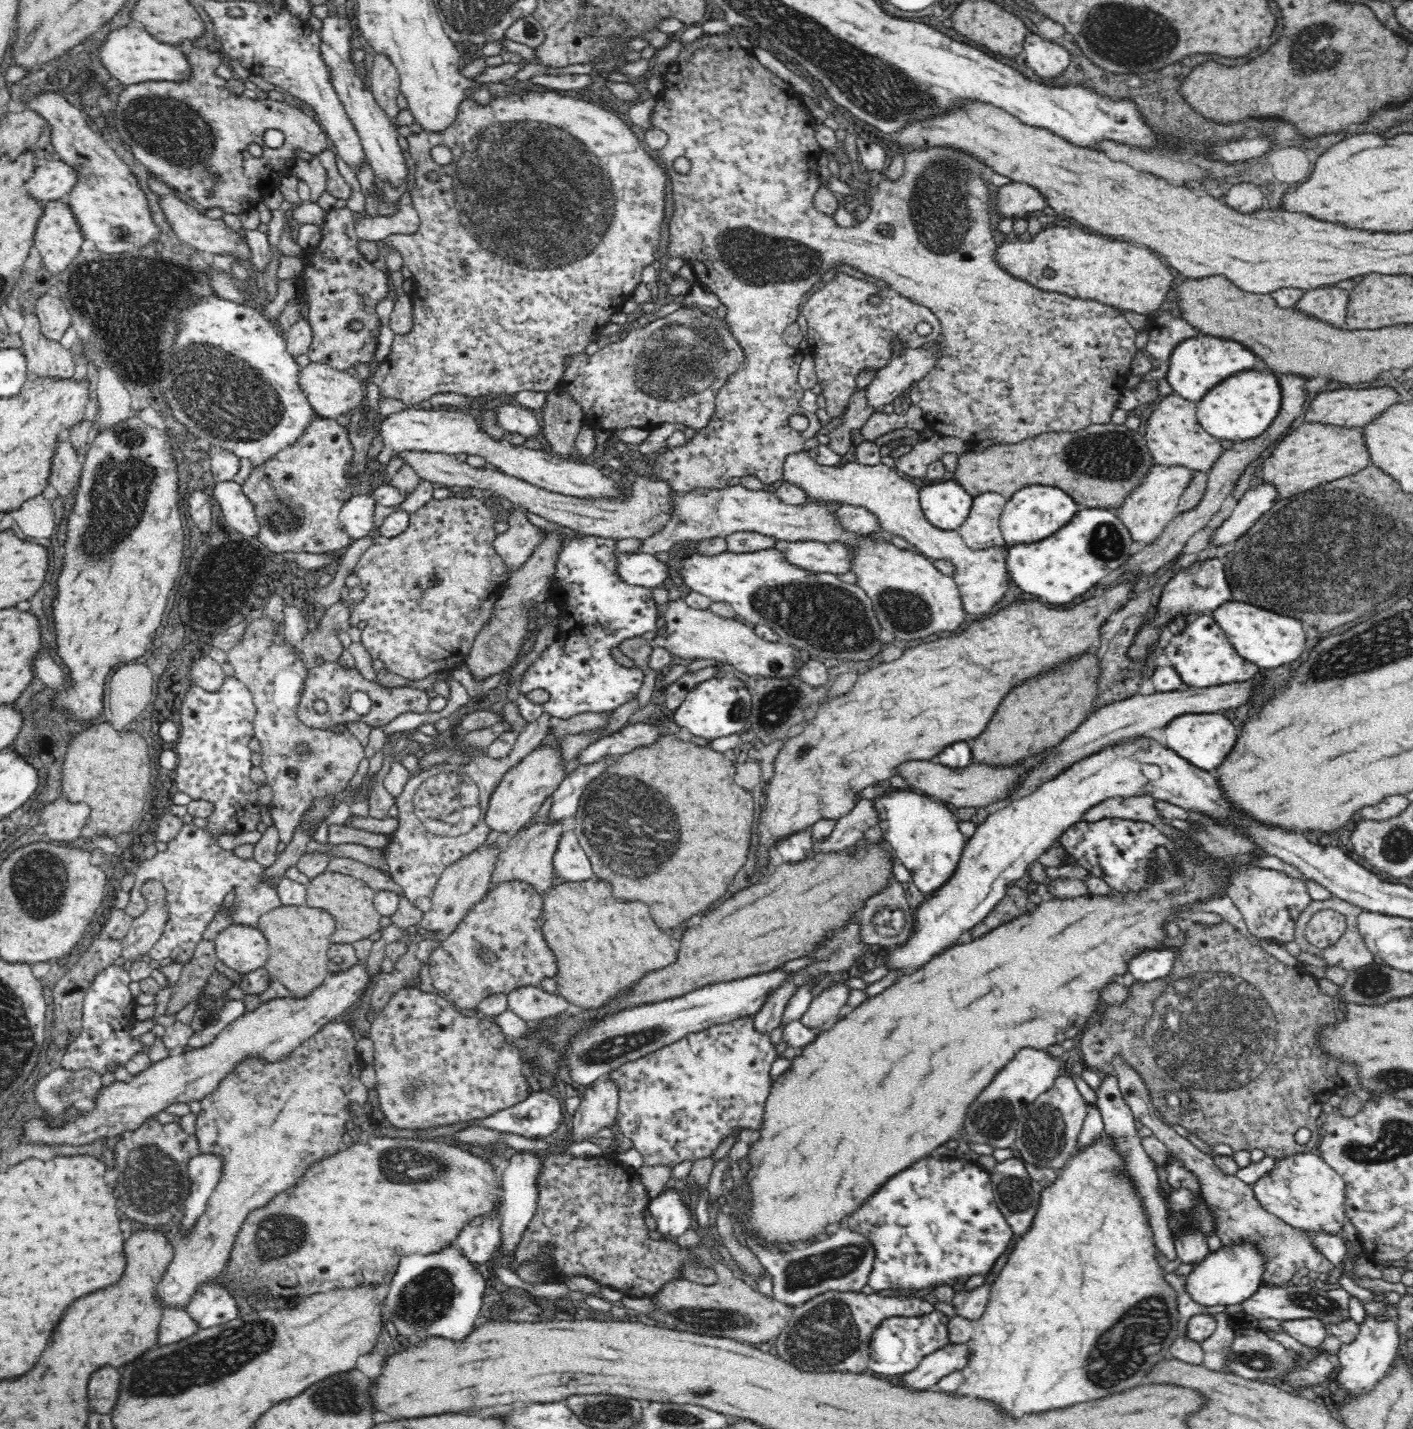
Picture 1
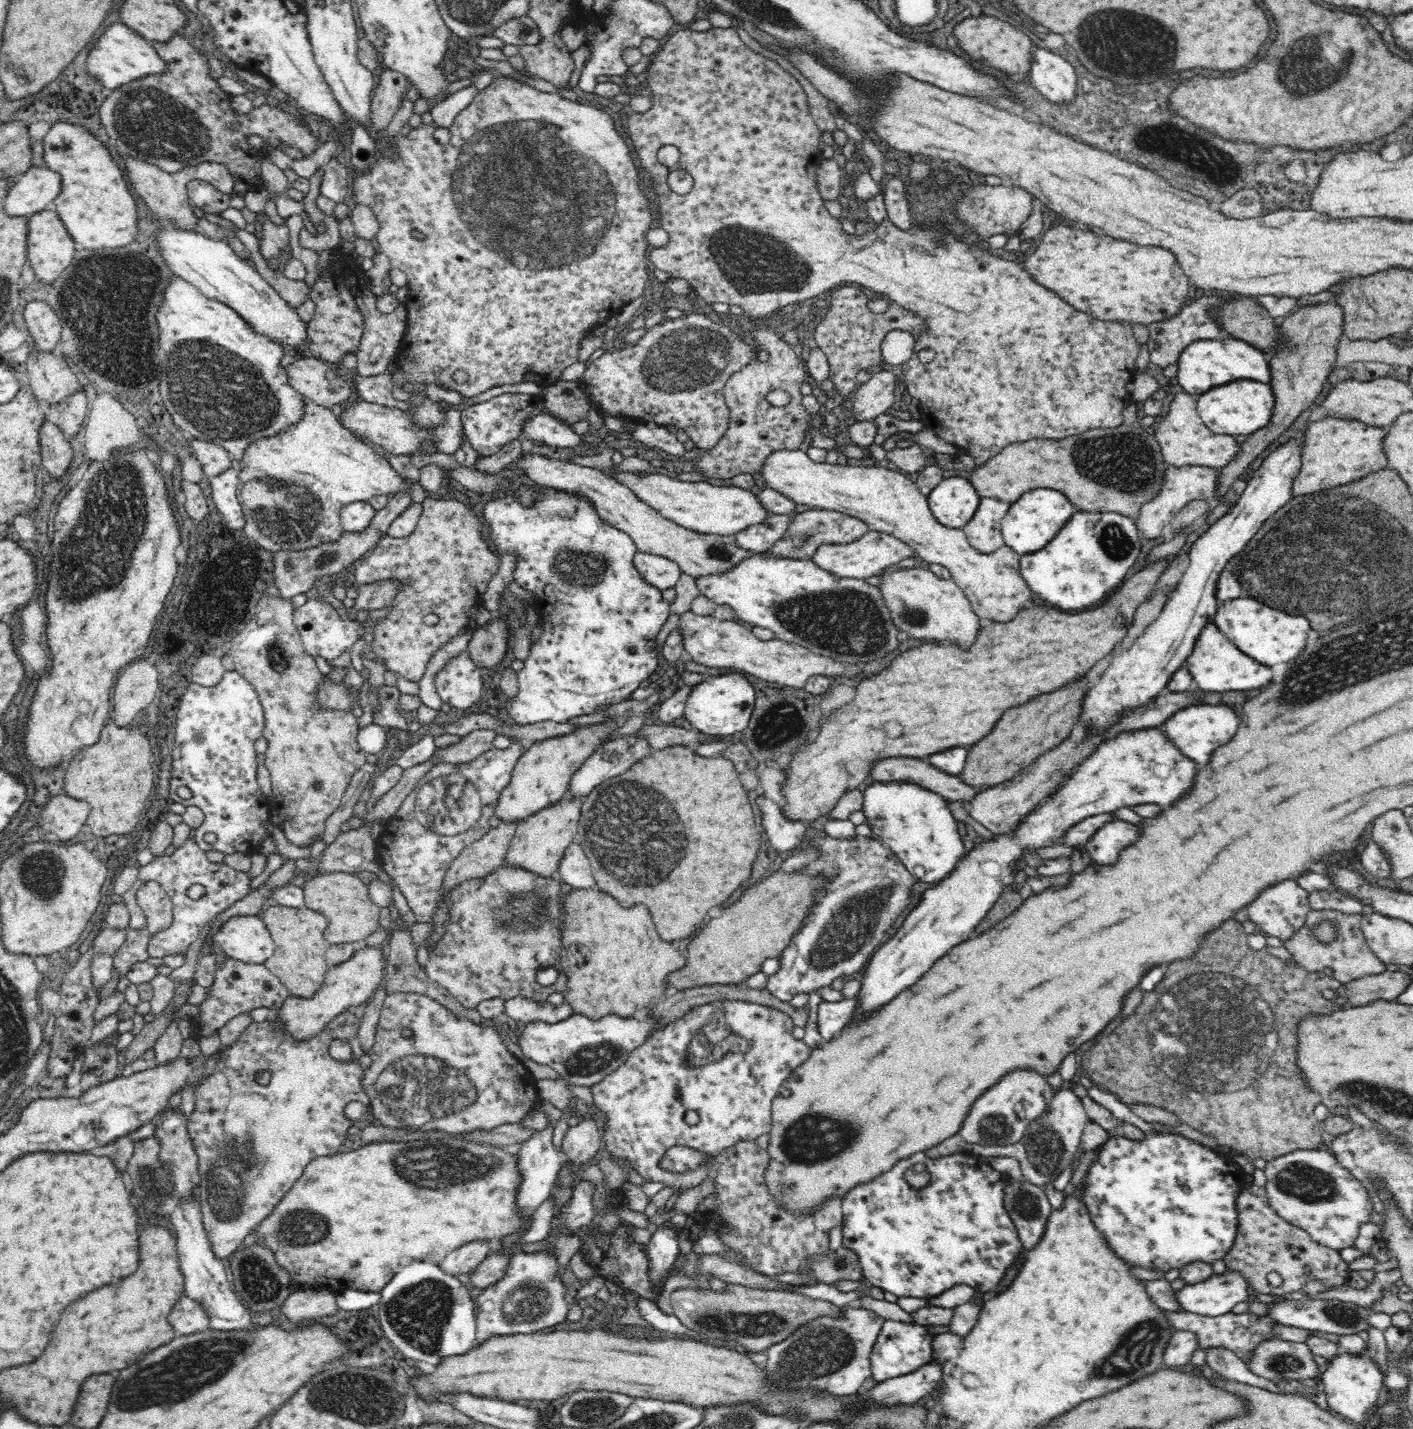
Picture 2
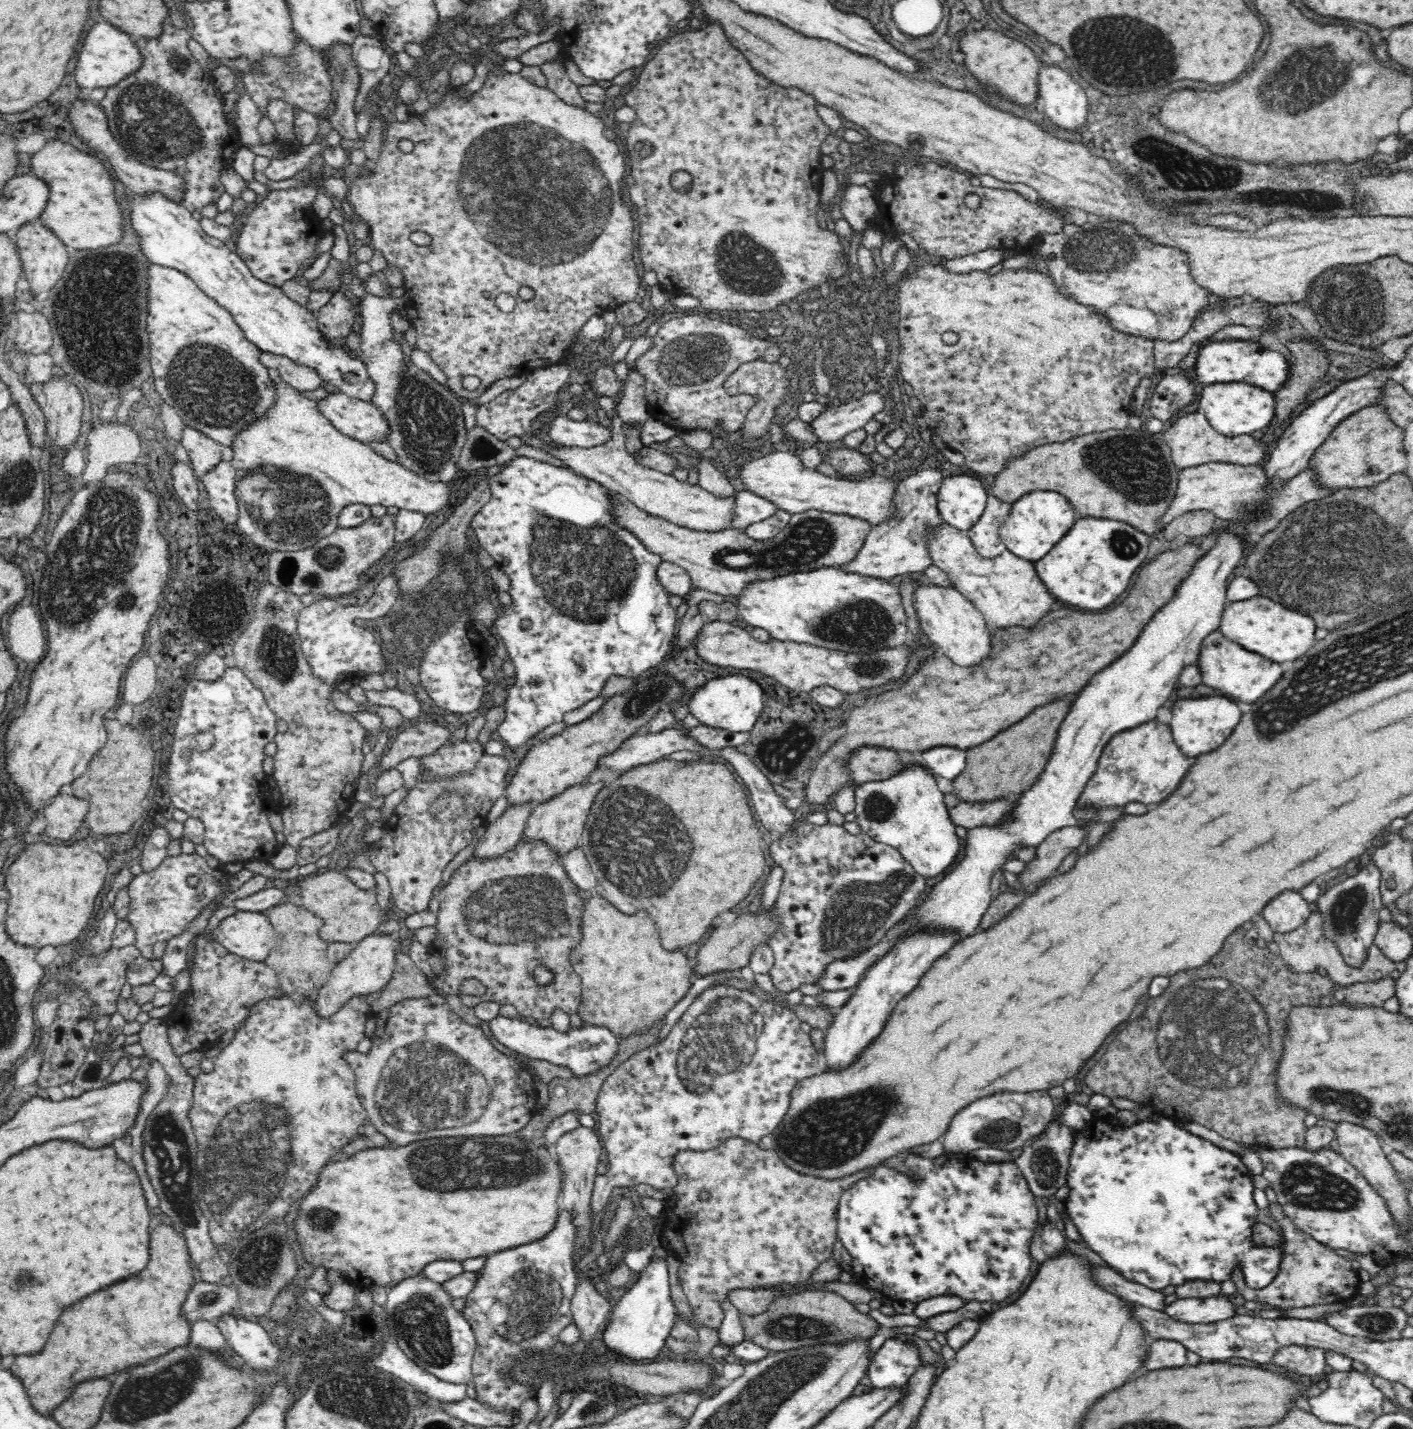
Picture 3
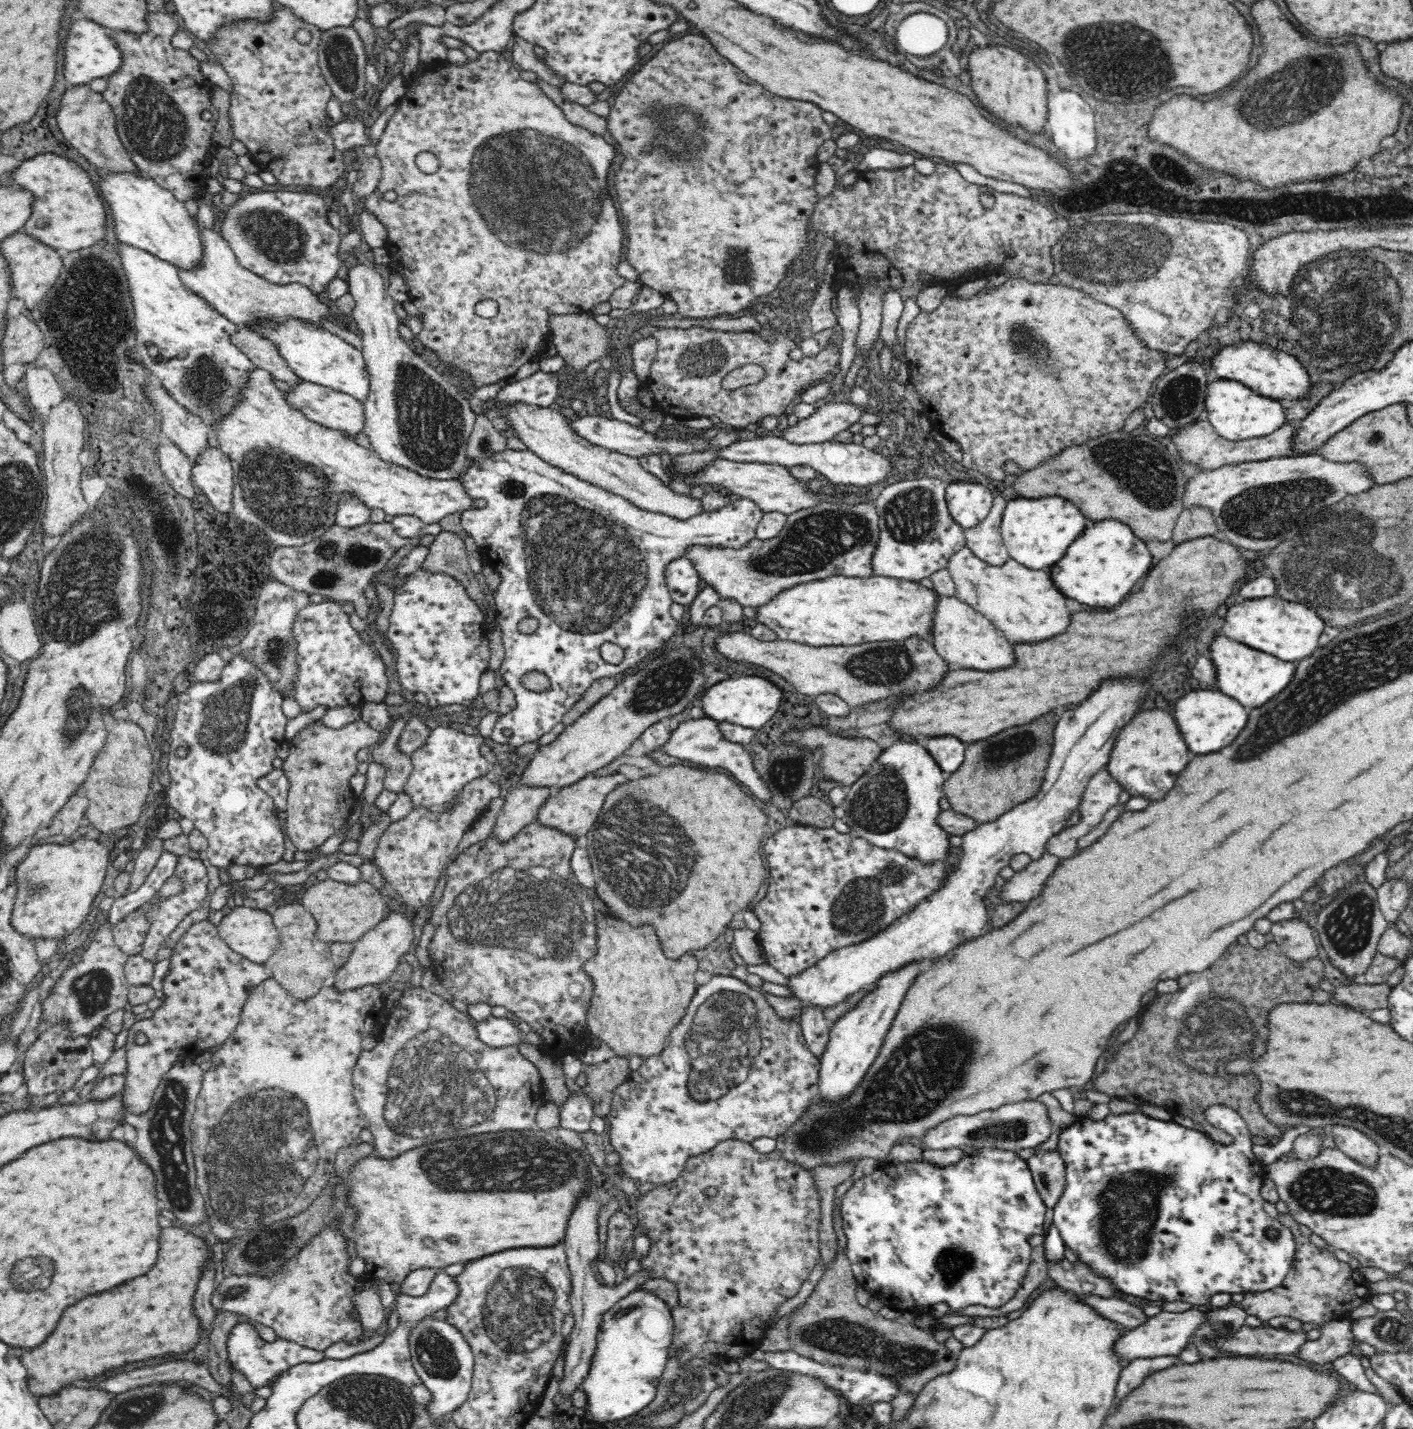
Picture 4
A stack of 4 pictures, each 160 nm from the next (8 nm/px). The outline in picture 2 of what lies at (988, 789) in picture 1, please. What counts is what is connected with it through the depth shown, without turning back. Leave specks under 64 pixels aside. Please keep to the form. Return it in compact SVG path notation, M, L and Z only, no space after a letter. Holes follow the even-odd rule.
M914 758L882 760L874 764L869 778L873 782L901 781L917 784L920 788L938 793L949 802L965 802L965 804L972 802L984 789L980 785L966 784L962 776L938 770L932 764Z

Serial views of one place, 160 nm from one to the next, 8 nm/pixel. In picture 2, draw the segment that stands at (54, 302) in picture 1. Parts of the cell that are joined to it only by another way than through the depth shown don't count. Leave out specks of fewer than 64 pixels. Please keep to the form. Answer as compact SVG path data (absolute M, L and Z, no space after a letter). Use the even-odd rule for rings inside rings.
M34 300L25 306L24 320L30 338L44 351L57 351L62 338L62 320L46 300Z

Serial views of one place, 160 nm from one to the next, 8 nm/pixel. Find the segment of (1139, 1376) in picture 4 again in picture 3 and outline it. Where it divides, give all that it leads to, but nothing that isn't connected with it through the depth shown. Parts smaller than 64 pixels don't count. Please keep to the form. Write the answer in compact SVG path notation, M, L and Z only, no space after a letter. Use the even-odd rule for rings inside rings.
M1156 1339L1150 1346L1150 1354L1143 1370L1160 1370L1187 1366L1188 1349L1178 1341Z

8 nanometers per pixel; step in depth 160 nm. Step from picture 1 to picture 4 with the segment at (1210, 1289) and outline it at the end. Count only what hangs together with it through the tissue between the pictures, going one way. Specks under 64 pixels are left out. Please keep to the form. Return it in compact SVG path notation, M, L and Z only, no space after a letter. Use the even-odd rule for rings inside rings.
M1193 1306L1182 1312L1160 1311L1155 1316L1152 1316L1138 1328L1134 1330L1126 1330L1122 1334L1121 1340L1117 1342L1118 1355L1125 1360L1126 1363L1132 1359L1142 1357L1150 1358L1160 1355L1174 1354L1178 1355L1184 1348L1184 1345L1190 1340L1194 1332L1198 1332L1198 1328L1202 1324L1208 1322L1208 1307Z

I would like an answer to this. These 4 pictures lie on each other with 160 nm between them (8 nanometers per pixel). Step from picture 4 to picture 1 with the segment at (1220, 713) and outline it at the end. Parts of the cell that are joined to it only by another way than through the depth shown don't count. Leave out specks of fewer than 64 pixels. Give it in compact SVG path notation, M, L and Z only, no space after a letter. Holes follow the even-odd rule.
M1184 714L1180 718L1174 718L1165 727L1152 730L1149 735L1152 741L1160 743L1202 770L1218 768L1236 744L1234 724L1218 714Z

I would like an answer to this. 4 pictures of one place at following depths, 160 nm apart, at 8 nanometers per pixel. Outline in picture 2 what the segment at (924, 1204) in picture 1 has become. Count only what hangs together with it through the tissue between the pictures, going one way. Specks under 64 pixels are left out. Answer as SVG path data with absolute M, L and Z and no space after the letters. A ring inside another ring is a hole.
M966 1152L941 1158L928 1158L919 1153L902 1160L888 1174L870 1184L854 1188L841 1199L843 1212L842 1245L860 1255L860 1265L866 1280L897 1297L930 1298L950 1290L954 1285L969 1284L980 1293L996 1290L1006 1270L1024 1250L1018 1231L1004 1208L1003 1175L983 1159ZM915 1164L924 1164L930 1181L923 1188L914 1188L906 1181L904 1172Z

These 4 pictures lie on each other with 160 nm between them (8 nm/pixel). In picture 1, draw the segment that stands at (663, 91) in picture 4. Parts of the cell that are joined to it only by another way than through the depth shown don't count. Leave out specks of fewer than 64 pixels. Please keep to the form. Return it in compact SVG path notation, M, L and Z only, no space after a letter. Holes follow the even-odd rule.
M736 31L730 34L703 34L695 41L682 43L682 48L667 70L664 76L664 88L656 99L656 104L650 116L651 128L664 131L668 135L668 143L661 150L655 150L663 168L670 175L672 185L672 201L674 202L674 214L668 224L668 237L670 242L666 248L666 255L682 257L693 269L696 282L701 286L710 288L719 298L721 304L726 306L724 325L737 339L743 352L743 361L739 369L734 372L730 380L719 388L715 398L714 414L706 426L695 432L695 436L684 444L670 447L666 452L658 455L654 464L645 467L646 473L655 481L663 481L676 495L689 495L691 492L709 488L710 490L722 490L728 487L730 478L742 478L755 476L763 483L781 481L784 474L784 463L789 454L804 450L804 442L811 437L816 437L821 423L814 413L807 412L800 404L804 389L797 380L796 362L801 356L800 350L784 342L783 332L788 324L797 320L800 308L800 299L810 289L814 288L830 268L845 264L858 269L866 276L882 280L896 287L902 296L926 305L938 317L942 332L937 340L941 341L942 358L938 360L929 375L910 388L910 400L925 414L927 425L940 435L956 436L962 440L971 441L973 444L990 439L994 444L1014 444L1024 439L1034 438L1044 432L1072 432L1079 431L1093 424L1106 424L1111 422L1115 404L1125 387L1127 378L1130 376L1130 363L1133 356L1138 352L1136 348L1136 330L1126 321L1123 312L1112 305L1098 299L1088 297L1073 297L1066 293L1046 292L1024 282L1015 279L998 267L993 261L993 250L997 247L994 242L995 230L992 230L992 191L988 188L988 182L984 184L984 172L988 170L985 160L973 156L972 153L950 146L932 146L930 150L920 152L908 152L904 156L904 172L898 180L890 180L882 176L878 185L874 187L870 201L873 211L867 219L850 228L838 228L831 216L818 213L814 209L812 200L818 187L821 185L818 175L818 160L820 149L815 136L818 125L811 113L806 109L800 95L793 87L780 79L775 73L769 71L753 56L747 45L743 43ZM678 158L688 158L690 170L686 174L678 174L674 168L674 162ZM794 414L806 416L809 420L808 428L798 432L790 426L790 420Z

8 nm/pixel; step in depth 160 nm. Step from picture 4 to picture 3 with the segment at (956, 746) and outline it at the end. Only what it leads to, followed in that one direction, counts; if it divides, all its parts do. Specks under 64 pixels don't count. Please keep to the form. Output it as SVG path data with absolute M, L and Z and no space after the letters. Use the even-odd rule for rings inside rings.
M934 748L930 752L914 752L914 754L900 754L906 762L913 762L919 766L932 769L936 774L954 780L964 770L966 754L956 748Z

